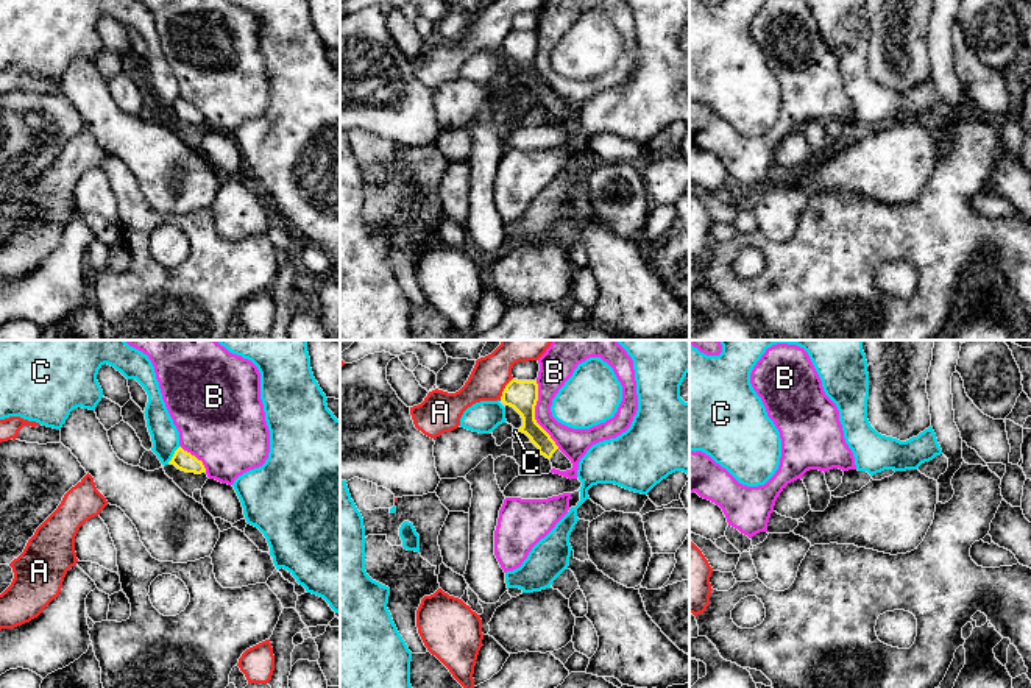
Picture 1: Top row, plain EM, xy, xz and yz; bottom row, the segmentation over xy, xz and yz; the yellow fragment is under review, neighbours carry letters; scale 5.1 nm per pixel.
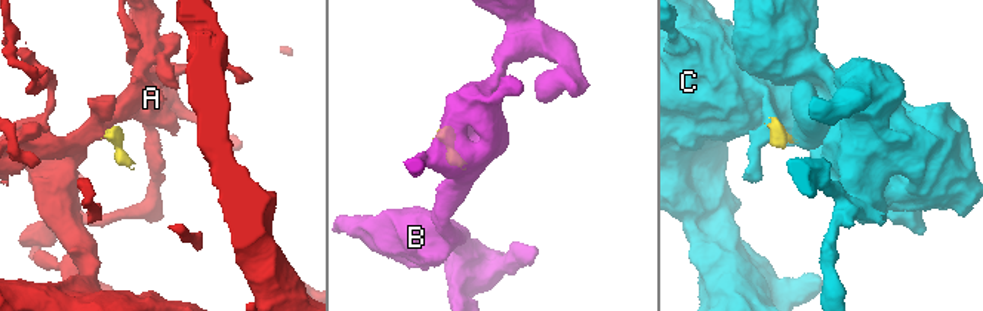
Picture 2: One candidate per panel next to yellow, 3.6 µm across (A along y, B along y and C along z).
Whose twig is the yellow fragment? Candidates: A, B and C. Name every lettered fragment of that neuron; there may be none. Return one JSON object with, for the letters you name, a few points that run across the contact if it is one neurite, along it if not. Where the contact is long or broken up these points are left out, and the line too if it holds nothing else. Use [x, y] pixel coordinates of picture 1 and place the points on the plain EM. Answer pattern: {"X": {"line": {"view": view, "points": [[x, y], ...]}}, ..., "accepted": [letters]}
{"accepted": []}

